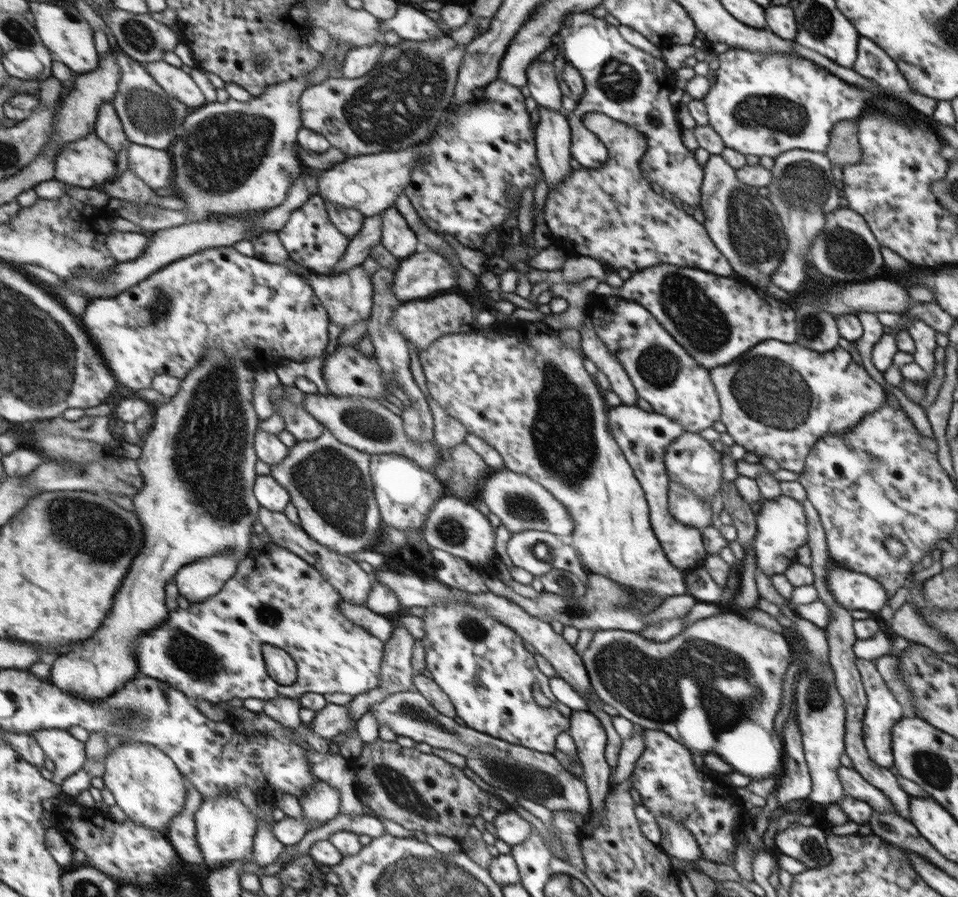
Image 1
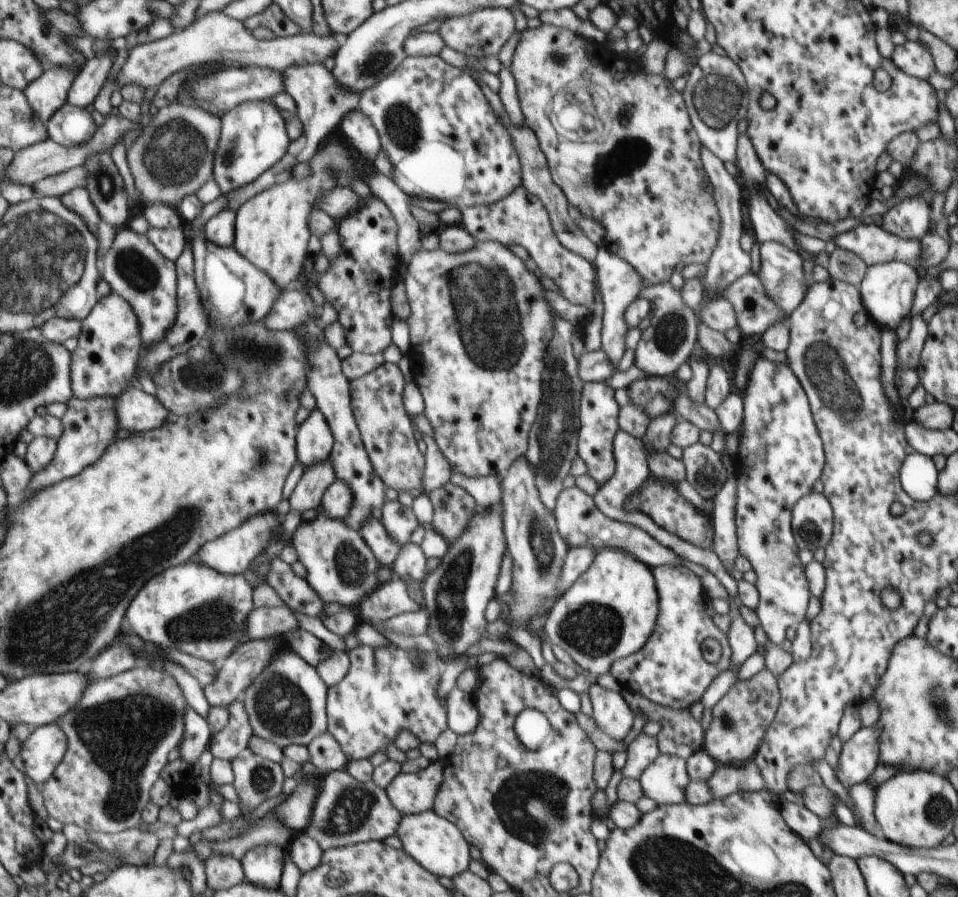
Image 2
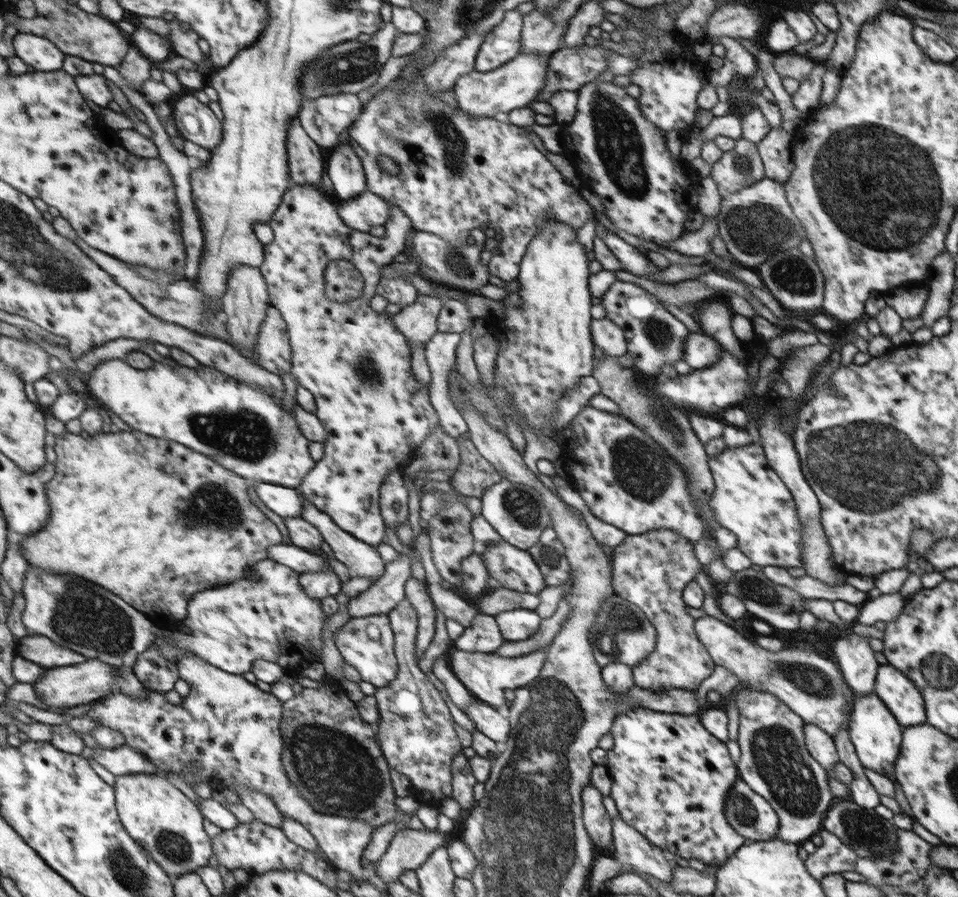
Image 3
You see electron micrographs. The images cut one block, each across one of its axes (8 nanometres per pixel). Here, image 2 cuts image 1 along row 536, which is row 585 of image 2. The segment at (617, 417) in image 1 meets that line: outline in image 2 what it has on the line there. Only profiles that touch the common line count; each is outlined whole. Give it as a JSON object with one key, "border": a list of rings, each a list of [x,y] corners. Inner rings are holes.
{"border":[[[660,565],[652,572],[659,596],[654,632],[637,653],[613,662],[612,676],[622,688],[639,692],[652,702],[676,710],[688,709],[704,696],[720,672],[729,669],[732,649],[727,633],[707,613],[700,577],[684,565]],[[706,638],[716,638],[722,646],[722,657],[715,665],[702,657],[702,642]]]}

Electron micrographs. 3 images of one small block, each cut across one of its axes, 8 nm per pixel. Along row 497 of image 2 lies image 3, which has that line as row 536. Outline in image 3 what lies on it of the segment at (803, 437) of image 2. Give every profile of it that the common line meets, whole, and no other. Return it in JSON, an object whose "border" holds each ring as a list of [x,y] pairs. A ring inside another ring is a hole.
{"border":[[[752,442],[726,447],[708,460],[716,482],[708,503],[720,526],[736,535],[739,550],[756,566],[803,568],[802,523],[796,501],[789,487],[770,466],[763,446]]]}

